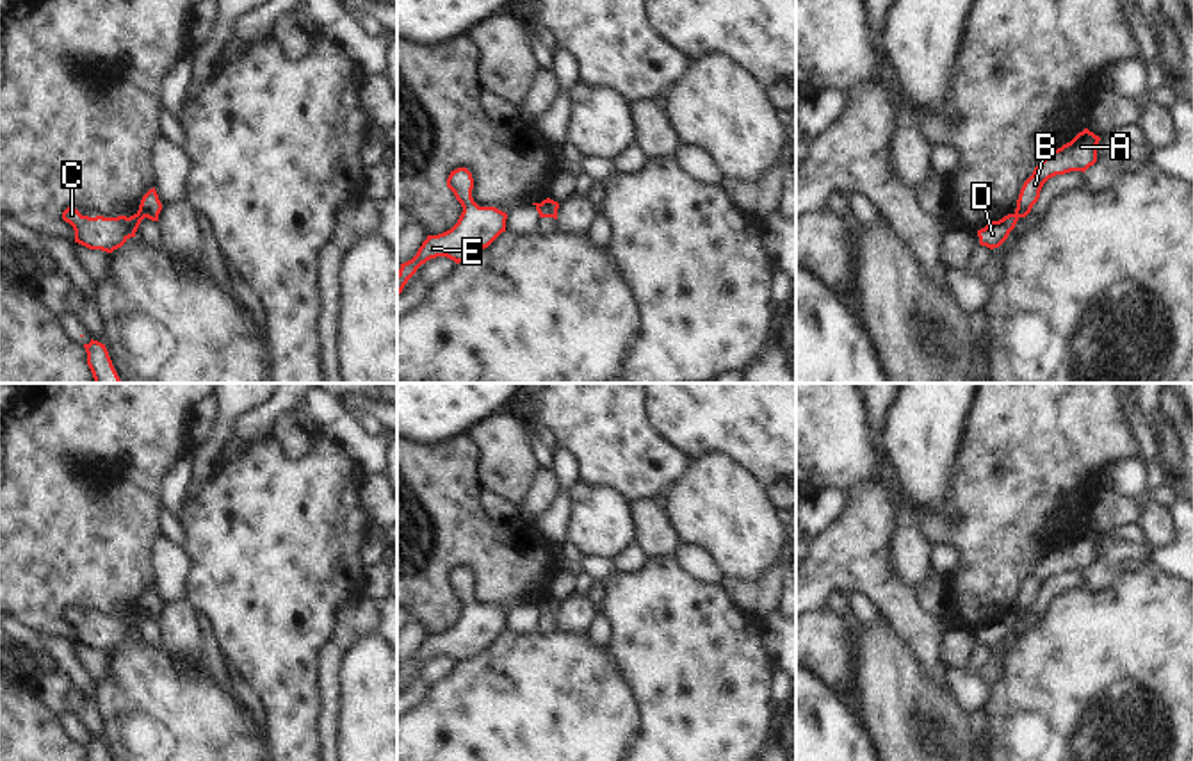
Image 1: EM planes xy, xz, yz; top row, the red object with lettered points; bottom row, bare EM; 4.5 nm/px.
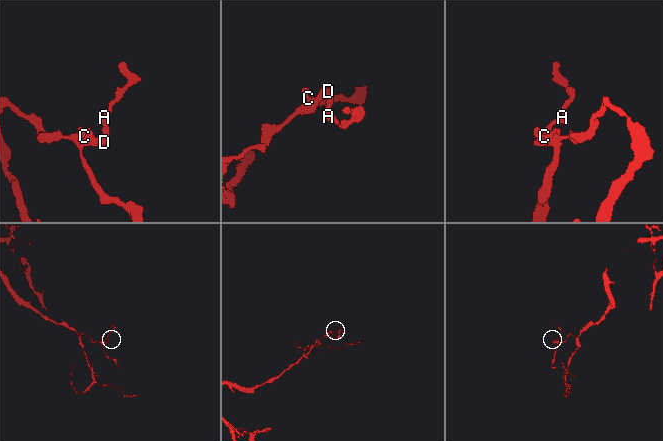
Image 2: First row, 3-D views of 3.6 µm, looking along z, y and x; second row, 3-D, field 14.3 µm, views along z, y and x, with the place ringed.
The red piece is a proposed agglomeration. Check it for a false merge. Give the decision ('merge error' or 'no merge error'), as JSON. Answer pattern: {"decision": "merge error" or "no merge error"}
{"decision": "merge error"}

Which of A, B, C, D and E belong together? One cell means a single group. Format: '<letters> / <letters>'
A B / C D E

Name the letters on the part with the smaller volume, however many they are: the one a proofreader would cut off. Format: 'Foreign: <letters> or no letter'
Foreign: A, B

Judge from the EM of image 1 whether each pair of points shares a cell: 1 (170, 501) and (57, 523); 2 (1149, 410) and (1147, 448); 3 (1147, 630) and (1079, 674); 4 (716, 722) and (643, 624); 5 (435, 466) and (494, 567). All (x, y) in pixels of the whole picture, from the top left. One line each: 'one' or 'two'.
1: two
2: two
3: one
4: one
5: one

